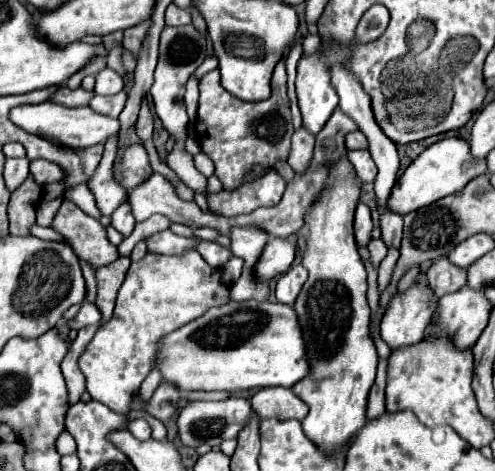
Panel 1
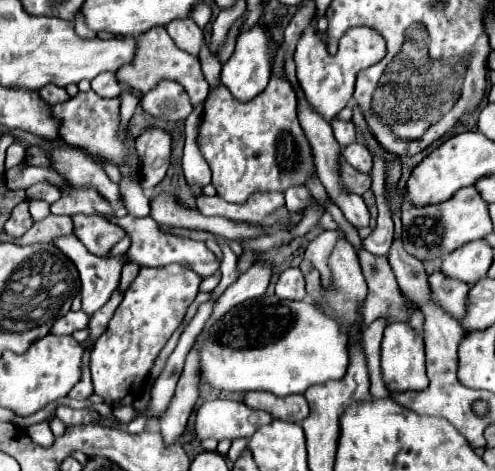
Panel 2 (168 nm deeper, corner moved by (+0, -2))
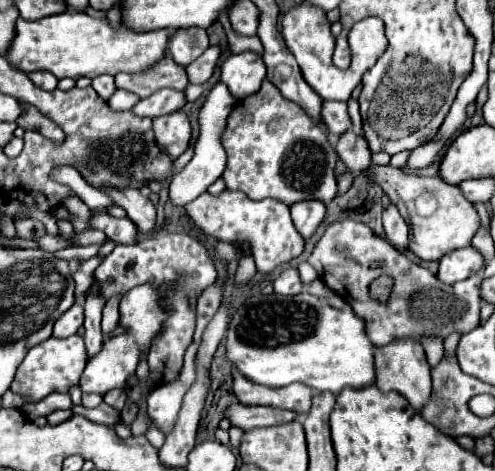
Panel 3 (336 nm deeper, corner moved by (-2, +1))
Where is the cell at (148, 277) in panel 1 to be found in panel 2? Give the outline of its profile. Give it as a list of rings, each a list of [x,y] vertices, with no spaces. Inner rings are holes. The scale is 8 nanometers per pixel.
[[[182,265],[166,267],[142,267],[130,289],[124,293],[108,329],[98,337],[94,349],[90,351],[90,373],[94,393],[104,397],[110,407],[132,405],[142,393],[156,355],[166,345],[170,335],[182,323],[188,305],[198,295],[198,285],[202,277],[192,269]]]

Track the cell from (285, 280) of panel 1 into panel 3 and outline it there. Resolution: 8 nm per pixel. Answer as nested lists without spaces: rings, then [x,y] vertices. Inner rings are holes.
[[[288,268],[284,270],[276,280],[274,280],[274,292],[284,294],[284,296],[292,296],[304,290],[304,284],[300,280],[300,274],[296,268]]]

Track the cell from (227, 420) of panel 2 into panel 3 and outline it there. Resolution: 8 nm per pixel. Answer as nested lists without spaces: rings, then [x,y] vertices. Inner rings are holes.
[[[236,402],[226,408],[224,418],[230,420],[230,426],[252,430],[258,426],[276,426],[276,424],[292,422],[298,418],[298,414],[282,408],[272,408],[272,406],[246,406]]]

